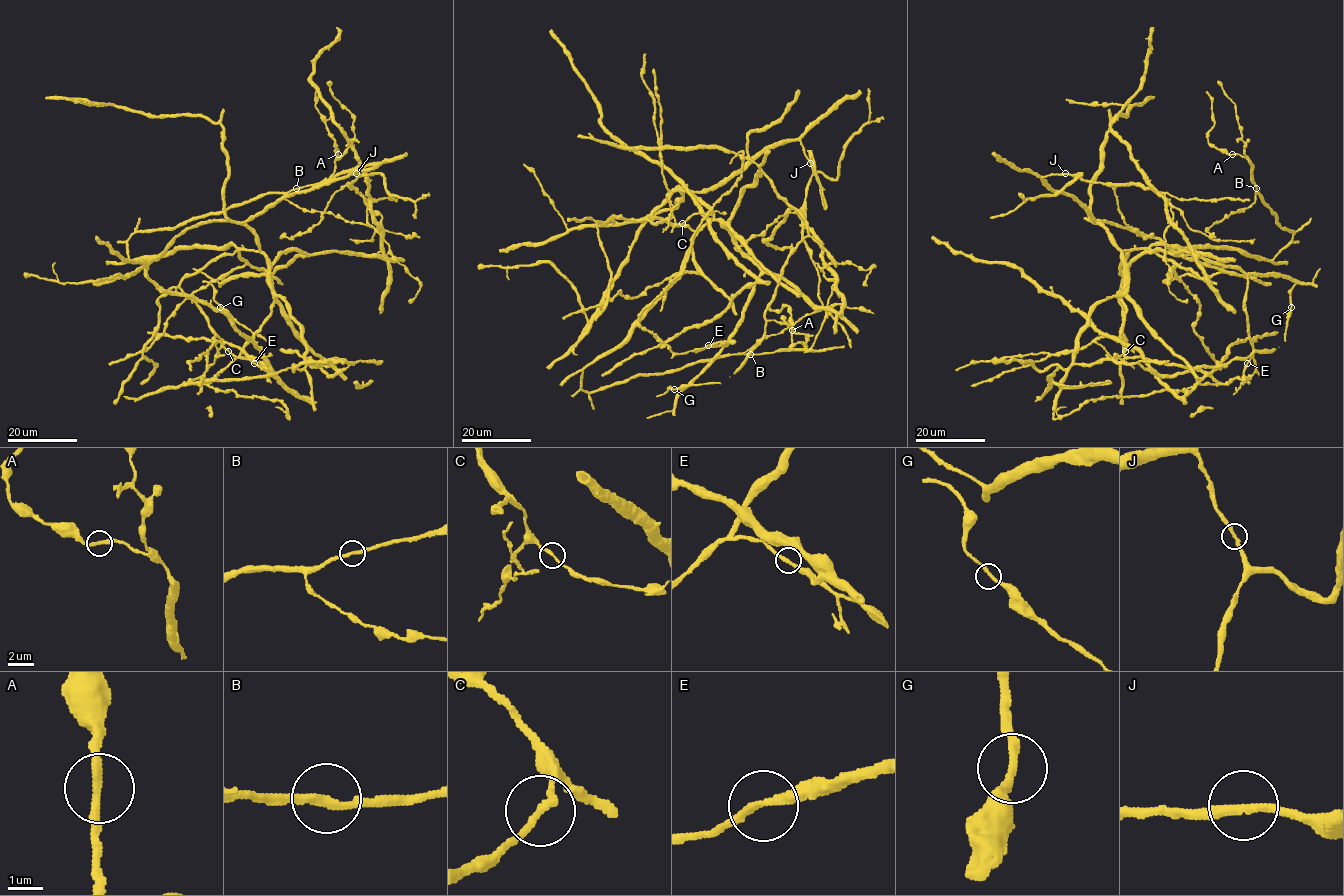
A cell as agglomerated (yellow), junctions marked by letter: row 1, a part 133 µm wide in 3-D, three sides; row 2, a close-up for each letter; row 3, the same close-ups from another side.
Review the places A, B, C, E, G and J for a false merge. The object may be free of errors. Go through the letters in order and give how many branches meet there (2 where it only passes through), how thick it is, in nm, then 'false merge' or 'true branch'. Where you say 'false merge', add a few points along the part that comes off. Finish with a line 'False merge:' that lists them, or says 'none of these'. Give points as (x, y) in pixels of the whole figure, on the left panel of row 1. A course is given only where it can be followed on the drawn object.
A: 2 | 240 nm | true branch
B: 2 | 240 nm | true branch
C: 2 | 220 nm | true branch
E: 2 | 240 nm | true branch
G: 2 | 240 nm | true branch
J: 2 | 240 nm | true branch
False merge: none of these

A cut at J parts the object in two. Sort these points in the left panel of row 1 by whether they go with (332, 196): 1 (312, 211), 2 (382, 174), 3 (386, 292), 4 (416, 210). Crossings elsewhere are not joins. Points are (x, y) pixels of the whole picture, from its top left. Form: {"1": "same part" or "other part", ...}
{"1": "other part", "2": "same part", "3": "other part", "4": "same part"}

